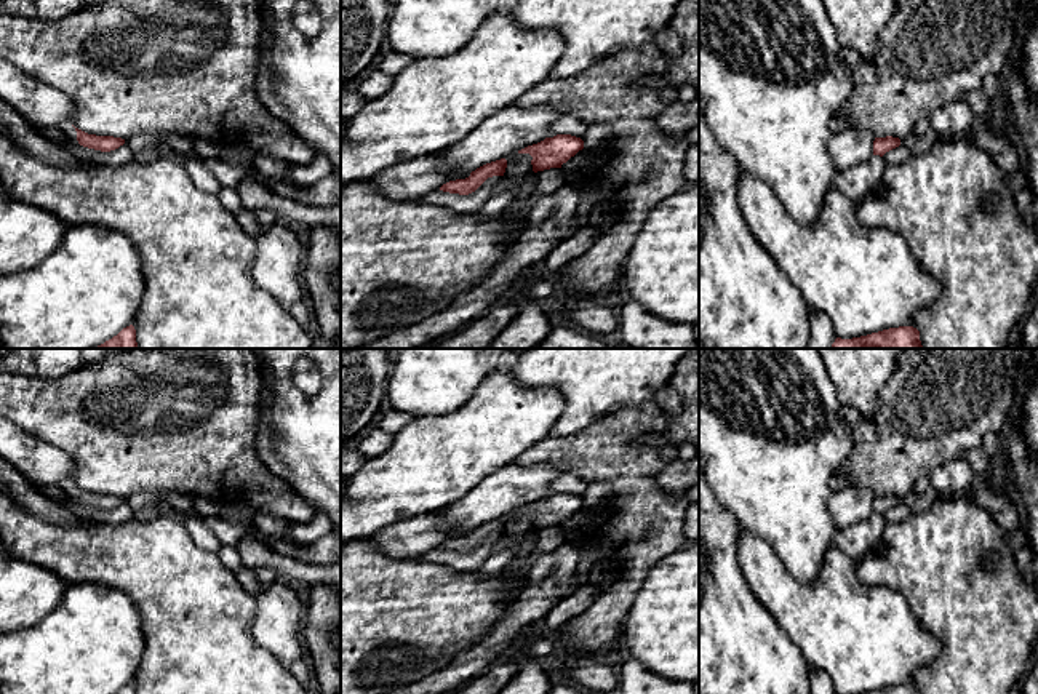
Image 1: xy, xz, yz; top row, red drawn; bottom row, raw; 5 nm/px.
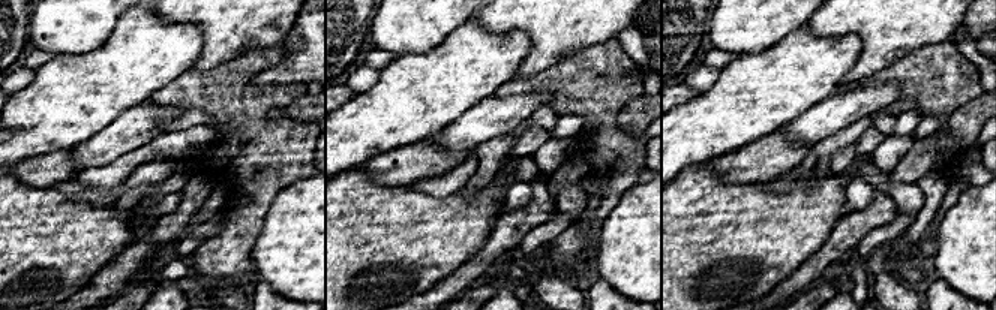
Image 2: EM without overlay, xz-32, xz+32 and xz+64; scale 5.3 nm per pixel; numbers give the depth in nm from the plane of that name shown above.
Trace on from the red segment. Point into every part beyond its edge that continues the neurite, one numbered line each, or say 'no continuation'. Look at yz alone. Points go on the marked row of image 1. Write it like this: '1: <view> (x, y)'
no continuation

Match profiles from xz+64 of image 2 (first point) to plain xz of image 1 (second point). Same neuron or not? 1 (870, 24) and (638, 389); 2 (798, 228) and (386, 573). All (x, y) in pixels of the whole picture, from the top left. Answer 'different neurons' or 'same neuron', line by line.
1: same neuron
2: same neuron

